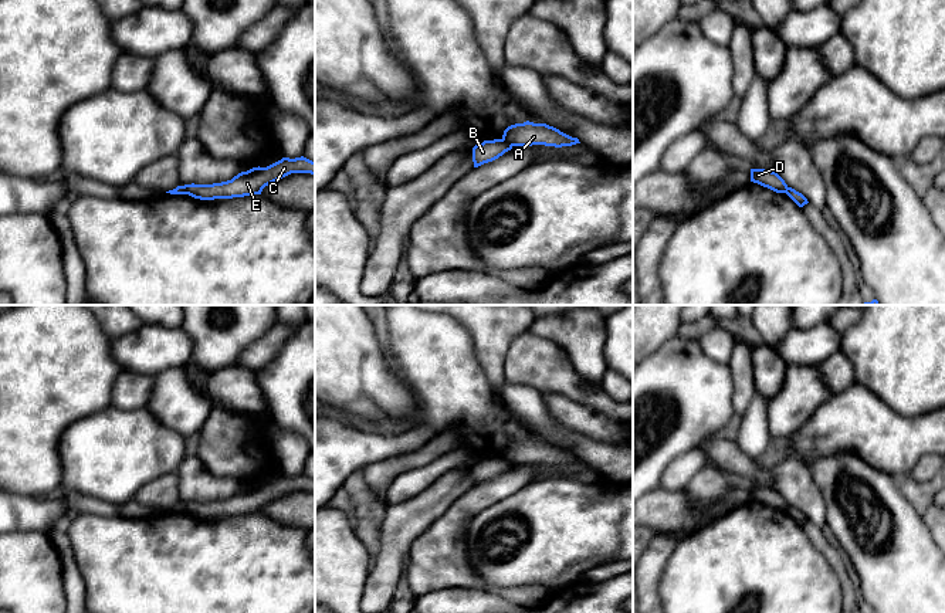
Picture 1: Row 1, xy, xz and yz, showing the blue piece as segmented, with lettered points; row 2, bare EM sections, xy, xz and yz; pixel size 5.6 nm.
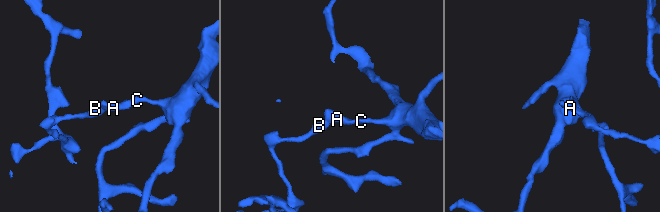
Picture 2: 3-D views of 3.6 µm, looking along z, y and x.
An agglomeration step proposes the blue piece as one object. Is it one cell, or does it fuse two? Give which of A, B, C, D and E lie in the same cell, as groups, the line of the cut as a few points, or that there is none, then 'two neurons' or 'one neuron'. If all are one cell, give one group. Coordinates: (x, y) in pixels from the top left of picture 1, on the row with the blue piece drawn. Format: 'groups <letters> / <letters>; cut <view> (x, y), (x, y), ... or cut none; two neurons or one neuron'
groups A C D E / B; cut xz (501, 139), (511, 146); two neurons

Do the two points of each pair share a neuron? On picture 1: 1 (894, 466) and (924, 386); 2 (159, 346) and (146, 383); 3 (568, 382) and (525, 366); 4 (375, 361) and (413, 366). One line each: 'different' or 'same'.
1: different
2: different
3: same
4: different

